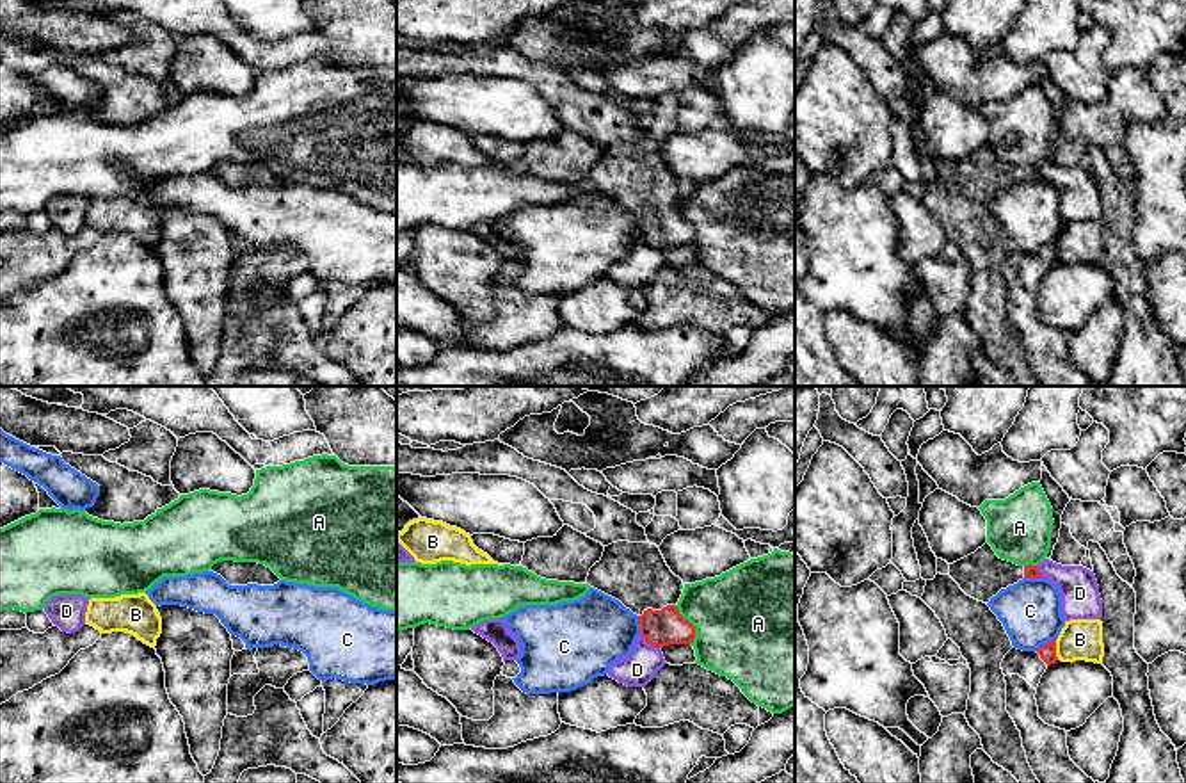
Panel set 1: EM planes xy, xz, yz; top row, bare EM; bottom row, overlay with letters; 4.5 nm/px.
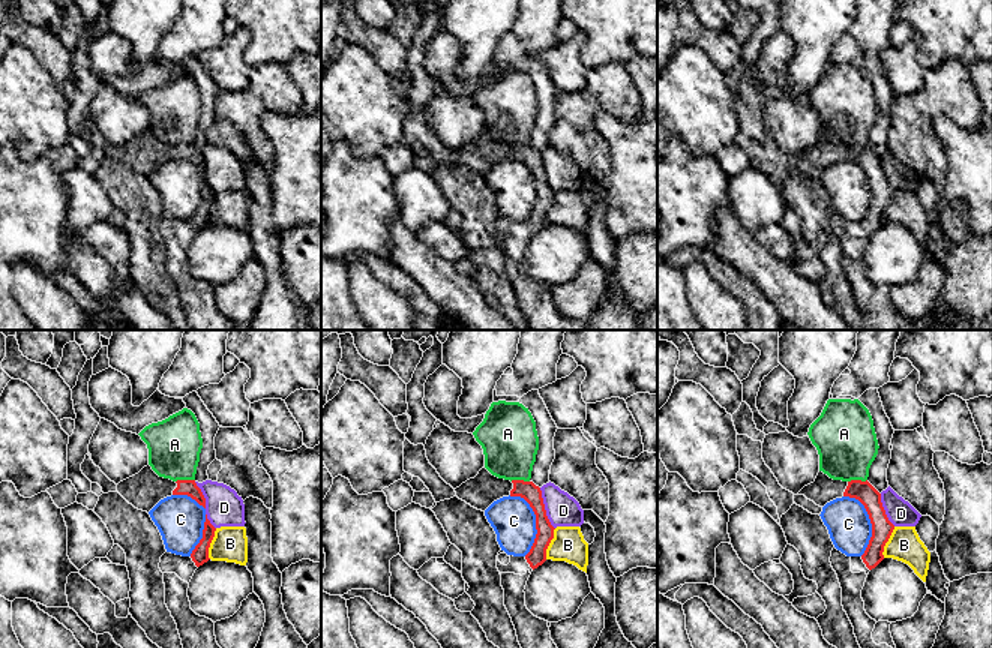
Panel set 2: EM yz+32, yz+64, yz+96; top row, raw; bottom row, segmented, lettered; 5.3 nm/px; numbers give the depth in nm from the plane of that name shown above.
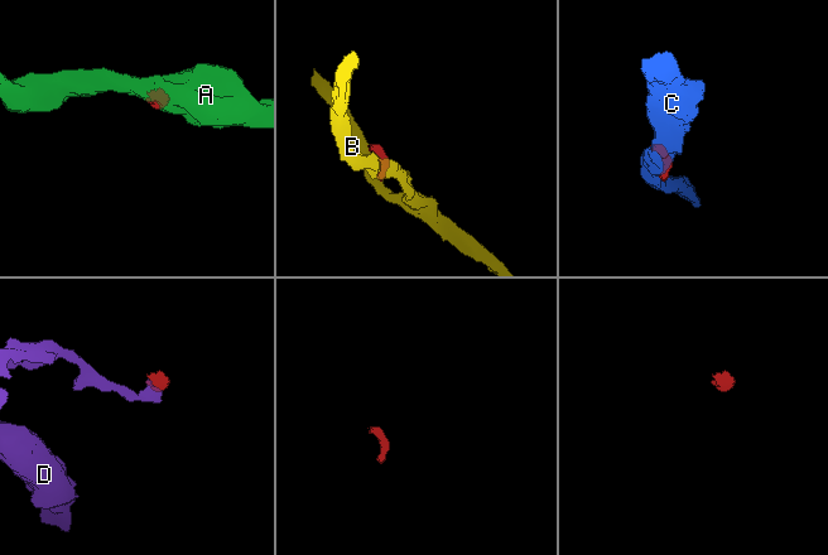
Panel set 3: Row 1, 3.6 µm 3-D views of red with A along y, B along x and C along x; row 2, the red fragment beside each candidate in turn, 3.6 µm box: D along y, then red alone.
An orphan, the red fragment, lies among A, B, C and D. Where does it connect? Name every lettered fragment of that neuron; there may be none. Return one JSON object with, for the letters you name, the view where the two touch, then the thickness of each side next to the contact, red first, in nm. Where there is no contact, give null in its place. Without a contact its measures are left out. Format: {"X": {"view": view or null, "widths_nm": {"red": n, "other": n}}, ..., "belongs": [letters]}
{"belongs": []}

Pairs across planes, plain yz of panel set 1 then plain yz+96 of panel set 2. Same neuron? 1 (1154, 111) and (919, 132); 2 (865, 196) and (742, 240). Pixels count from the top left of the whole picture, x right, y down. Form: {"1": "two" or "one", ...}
{"1": "one", "2": "two"}

